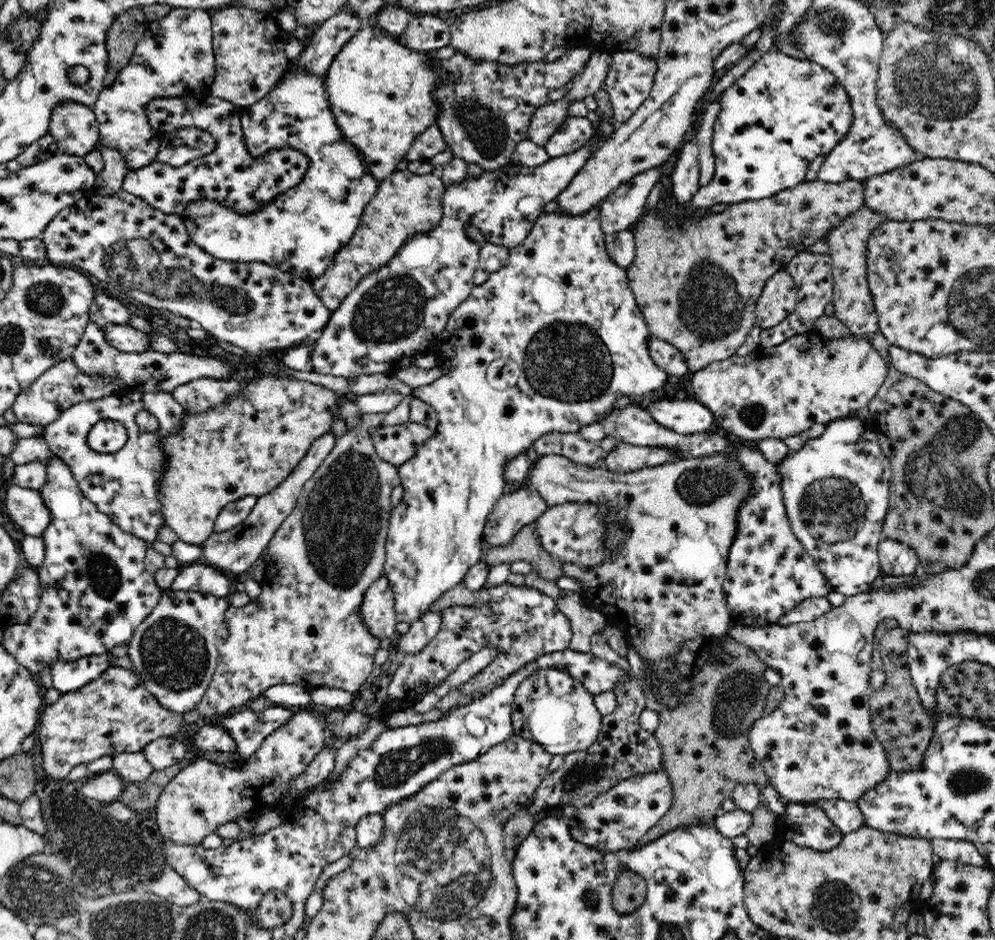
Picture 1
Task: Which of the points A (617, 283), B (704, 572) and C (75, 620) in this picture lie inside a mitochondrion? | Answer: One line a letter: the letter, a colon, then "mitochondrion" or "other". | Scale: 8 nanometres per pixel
A: other
B: other
C: other

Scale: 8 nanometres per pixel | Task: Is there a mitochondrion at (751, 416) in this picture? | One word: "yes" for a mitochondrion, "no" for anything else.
yes

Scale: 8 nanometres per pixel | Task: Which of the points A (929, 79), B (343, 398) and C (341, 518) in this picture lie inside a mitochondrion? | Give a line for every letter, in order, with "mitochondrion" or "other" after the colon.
A: mitochondrion
B: other
C: mitochondrion

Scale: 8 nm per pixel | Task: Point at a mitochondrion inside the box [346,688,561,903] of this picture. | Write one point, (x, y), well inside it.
(392, 770)

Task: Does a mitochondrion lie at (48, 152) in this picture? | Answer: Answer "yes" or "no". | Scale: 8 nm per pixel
no

